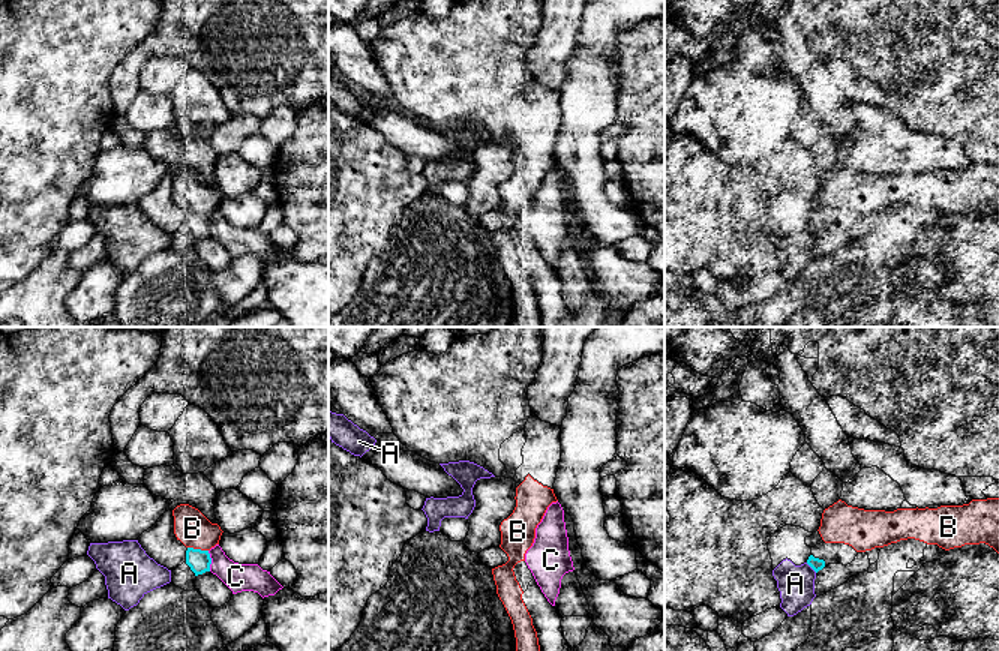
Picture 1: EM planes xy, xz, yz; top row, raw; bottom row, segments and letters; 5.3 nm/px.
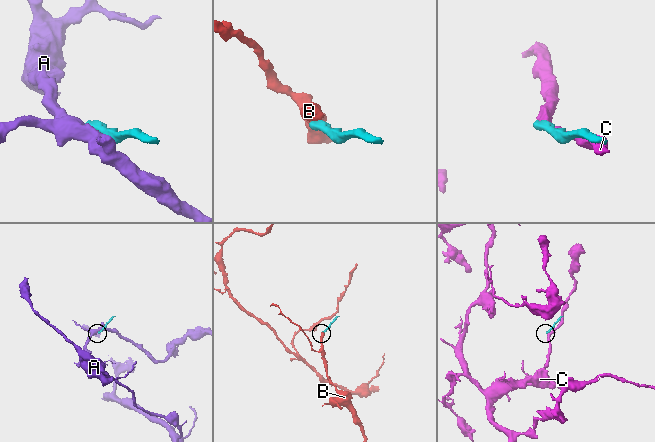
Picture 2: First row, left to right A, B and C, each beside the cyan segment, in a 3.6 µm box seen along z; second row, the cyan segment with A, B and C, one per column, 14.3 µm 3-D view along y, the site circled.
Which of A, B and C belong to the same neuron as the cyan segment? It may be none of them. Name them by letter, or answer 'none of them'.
none of them

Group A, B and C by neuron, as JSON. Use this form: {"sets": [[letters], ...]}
{"sets": [["A"], ["B"], ["C"]]}

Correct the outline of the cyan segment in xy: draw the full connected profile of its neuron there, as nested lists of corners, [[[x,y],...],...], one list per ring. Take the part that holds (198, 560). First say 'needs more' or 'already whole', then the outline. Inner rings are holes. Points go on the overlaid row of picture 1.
needs more; [[[172,510],[165,512],[158,522],[138,537],[146,554],[158,564],[174,570],[186,562],[195,576],[210,572],[208,550],[186,548],[174,534]]]

